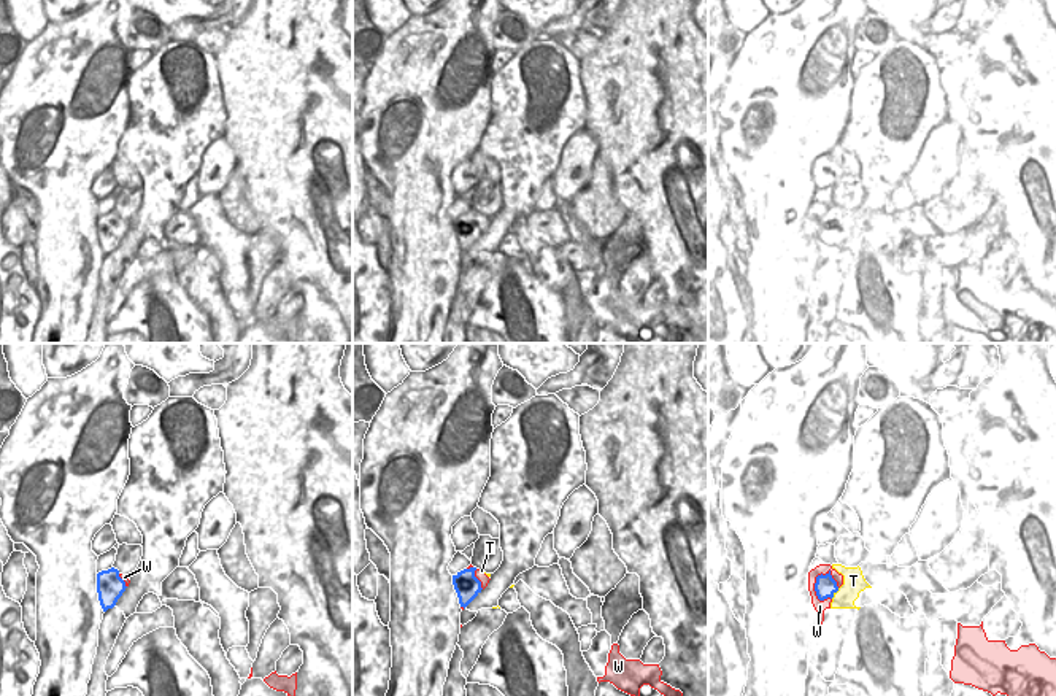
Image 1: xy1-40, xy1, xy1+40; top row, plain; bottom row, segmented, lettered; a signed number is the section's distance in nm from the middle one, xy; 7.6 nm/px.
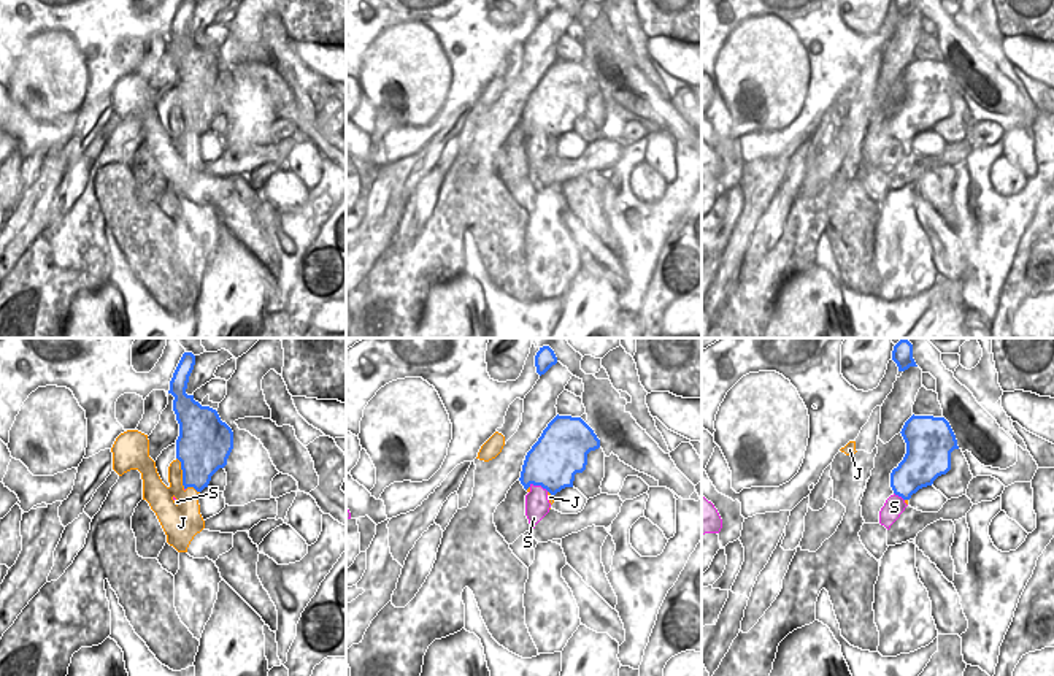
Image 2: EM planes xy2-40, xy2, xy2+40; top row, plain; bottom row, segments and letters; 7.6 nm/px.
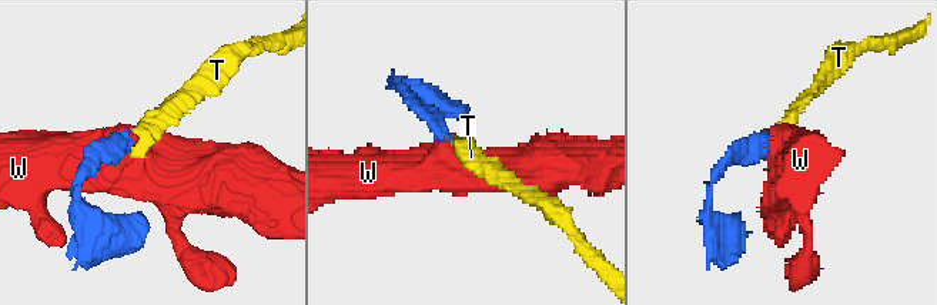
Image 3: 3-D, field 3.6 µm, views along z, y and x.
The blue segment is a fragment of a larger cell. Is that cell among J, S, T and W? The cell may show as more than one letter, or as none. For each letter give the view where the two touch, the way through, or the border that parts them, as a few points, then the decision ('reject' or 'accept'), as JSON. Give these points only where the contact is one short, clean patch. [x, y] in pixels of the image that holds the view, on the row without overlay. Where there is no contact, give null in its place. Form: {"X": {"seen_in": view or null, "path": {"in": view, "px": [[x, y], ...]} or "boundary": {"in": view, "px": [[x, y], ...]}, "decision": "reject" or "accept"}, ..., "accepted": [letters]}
{"J": {"seen_in": "xy2-40", "decision": "accept"}, "S": {"seen_in": "xy2", "boundary": {"in": "xy2", "px": [[529, 129], [538, 129], [548, 135]]}, "decision": "reject"}, "T": {"seen_in": "xy1+40", "path": {"in": "xy1+40", "px": [[824, 231], [836, 235], [853, 224]]}, "decision": "accept"}, "W": {"seen_in": "xy1+40", "boundary": {"in": "xy1+40", "px": [[829, 213], [817, 221], [815, 239], [820, 245]]}, "decision": "reject"}, "accepted": ["J", "T"]}

